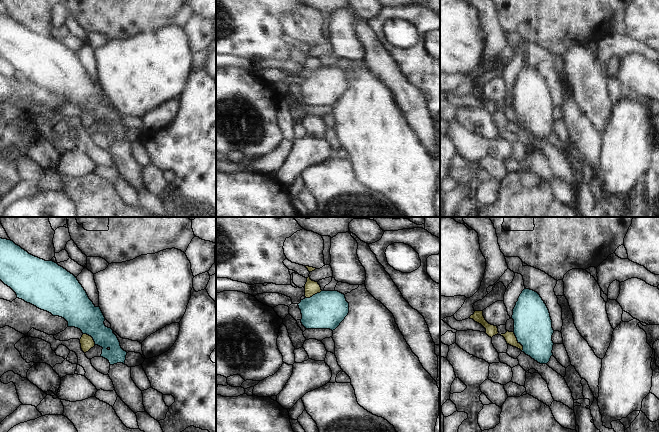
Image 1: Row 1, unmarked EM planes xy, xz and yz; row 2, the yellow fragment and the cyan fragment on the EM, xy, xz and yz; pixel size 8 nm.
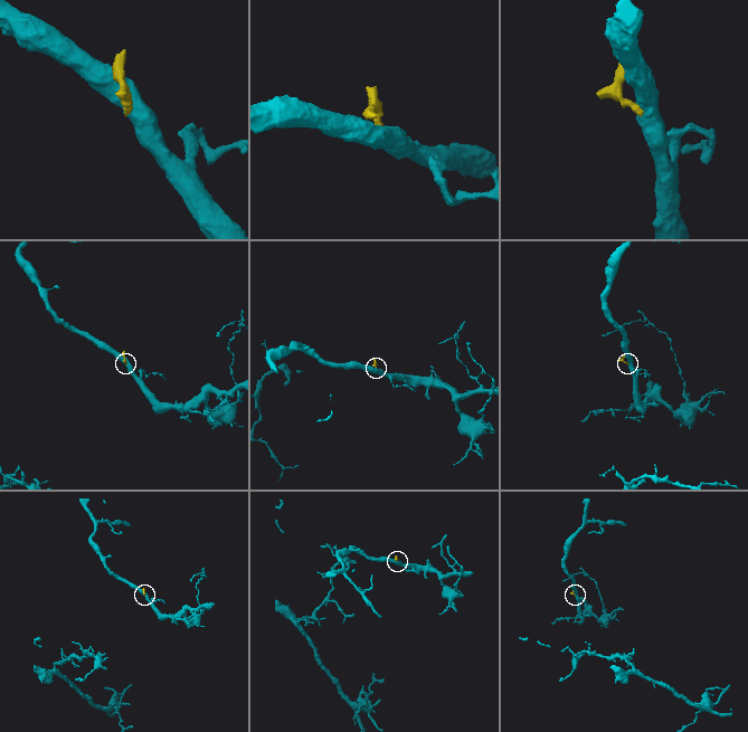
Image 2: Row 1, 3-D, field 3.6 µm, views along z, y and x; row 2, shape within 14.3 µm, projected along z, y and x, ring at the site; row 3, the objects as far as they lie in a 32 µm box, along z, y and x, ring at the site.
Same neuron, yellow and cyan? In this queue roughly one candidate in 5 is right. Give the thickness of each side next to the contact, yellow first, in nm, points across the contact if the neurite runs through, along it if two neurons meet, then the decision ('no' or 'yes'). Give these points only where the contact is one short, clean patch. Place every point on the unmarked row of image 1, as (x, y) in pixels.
90/300 nm | along yz (513, 107), (516, 116), (522, 122), (522, 126) | no

